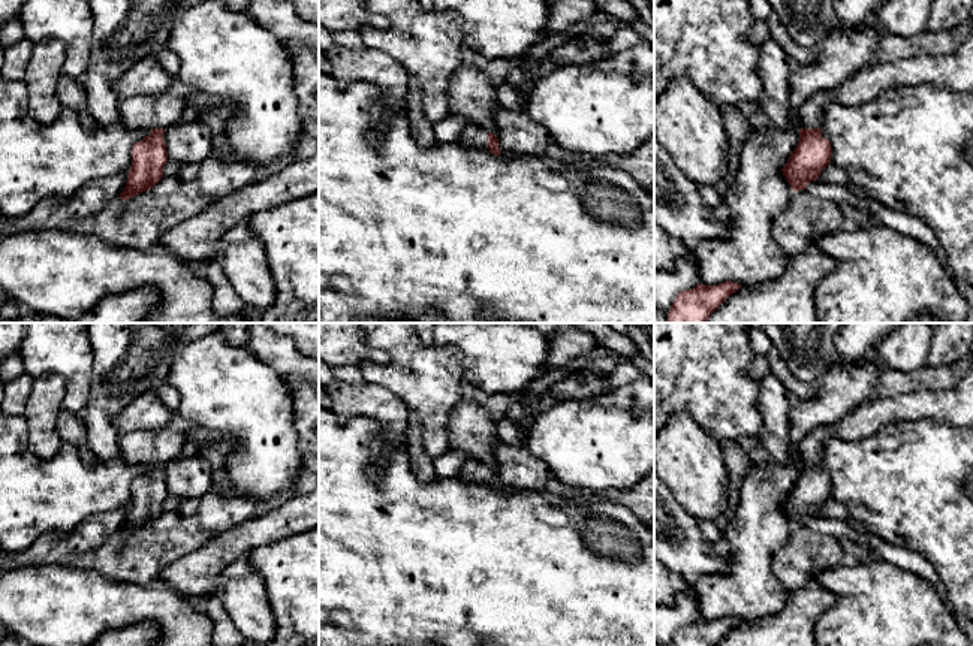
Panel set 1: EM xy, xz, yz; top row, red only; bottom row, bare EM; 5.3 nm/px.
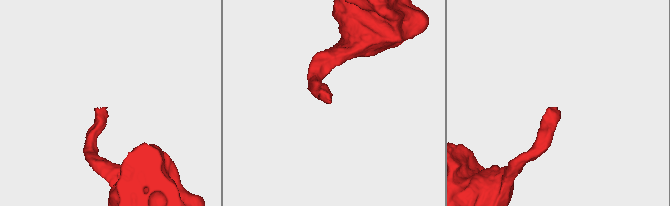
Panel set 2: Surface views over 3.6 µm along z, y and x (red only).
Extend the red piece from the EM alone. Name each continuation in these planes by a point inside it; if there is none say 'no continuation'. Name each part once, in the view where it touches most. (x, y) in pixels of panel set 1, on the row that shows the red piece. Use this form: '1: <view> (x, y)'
1: yz (955, 71)

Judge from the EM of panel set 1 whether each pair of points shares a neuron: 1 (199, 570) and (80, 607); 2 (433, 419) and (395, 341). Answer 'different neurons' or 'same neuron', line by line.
1: different neurons
2: same neuron

